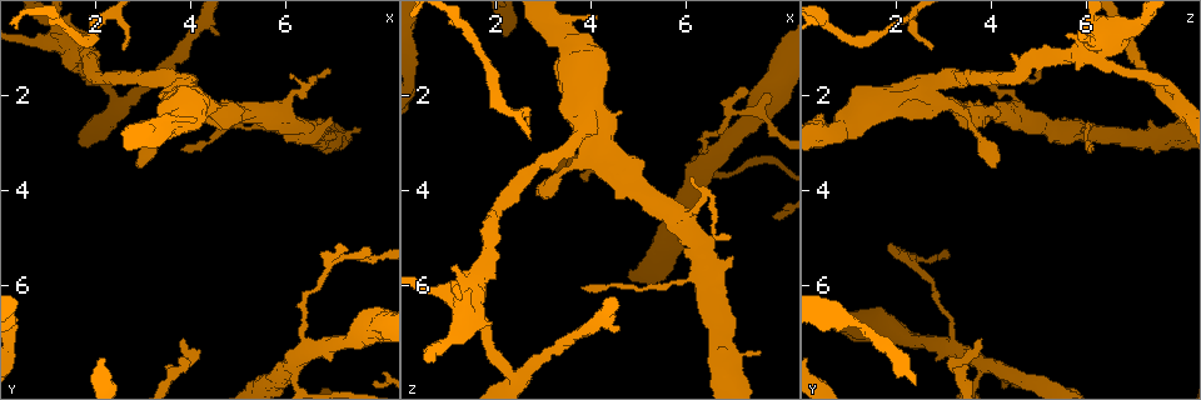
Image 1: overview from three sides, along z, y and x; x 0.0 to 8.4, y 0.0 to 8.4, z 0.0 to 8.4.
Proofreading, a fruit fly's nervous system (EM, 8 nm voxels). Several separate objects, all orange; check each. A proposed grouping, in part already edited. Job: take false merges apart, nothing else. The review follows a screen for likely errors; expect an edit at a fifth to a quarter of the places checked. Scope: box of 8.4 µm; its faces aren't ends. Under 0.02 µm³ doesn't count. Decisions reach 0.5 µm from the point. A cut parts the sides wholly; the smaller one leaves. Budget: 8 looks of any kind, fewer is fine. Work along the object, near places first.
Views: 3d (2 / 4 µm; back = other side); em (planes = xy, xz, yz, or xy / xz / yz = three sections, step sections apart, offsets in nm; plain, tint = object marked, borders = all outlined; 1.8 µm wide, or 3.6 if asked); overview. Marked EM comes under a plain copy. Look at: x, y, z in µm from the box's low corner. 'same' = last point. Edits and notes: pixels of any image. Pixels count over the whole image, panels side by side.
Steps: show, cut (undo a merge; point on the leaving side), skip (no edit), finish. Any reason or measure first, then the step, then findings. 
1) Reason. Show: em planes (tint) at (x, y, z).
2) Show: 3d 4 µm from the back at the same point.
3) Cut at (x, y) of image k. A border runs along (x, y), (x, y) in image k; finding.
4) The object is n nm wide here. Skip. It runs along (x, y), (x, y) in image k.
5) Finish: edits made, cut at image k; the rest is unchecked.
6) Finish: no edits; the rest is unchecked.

Calibre changes. Show: em 3.6 µm xy step 4 (tint) at (3.90, 1.95, 2.55).

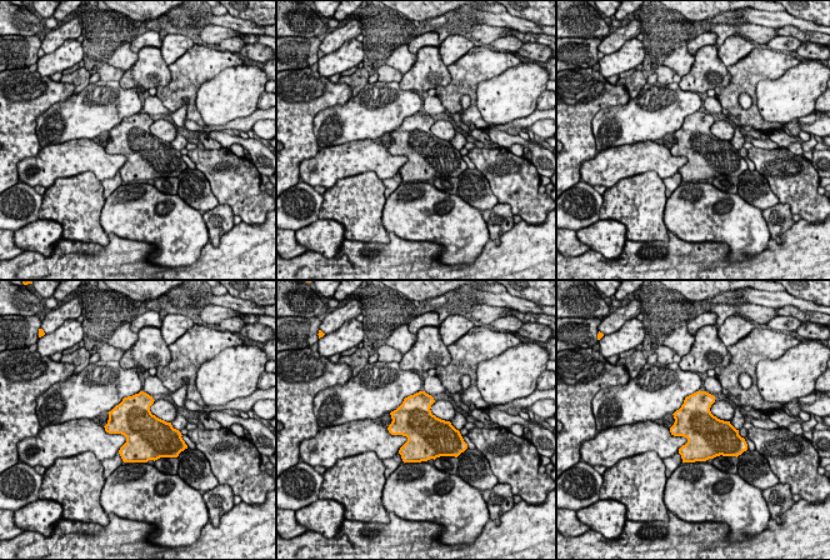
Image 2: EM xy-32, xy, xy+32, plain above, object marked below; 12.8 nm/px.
Another direction. Show: em 3.6 µm planes (tint) at the same point.

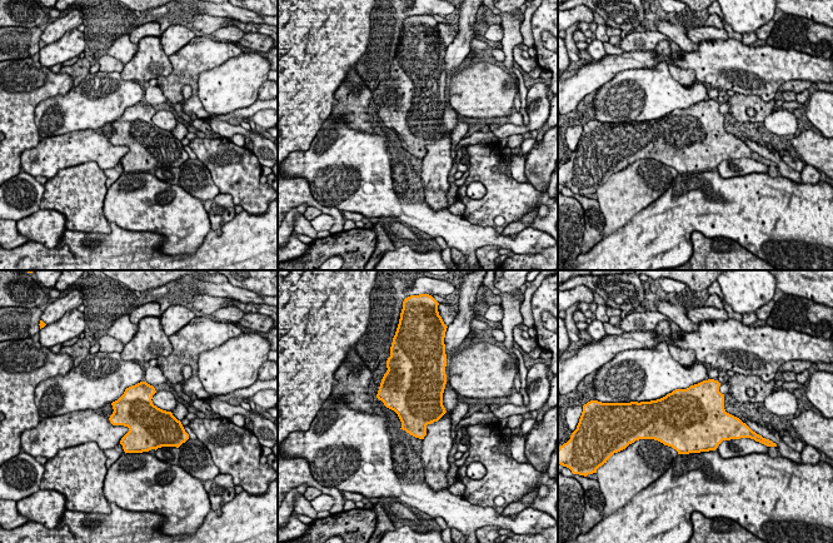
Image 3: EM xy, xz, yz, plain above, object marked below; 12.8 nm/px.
Skip. Continuous, no second neuron.

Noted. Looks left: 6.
Abrupt turn. Show: em 3.6 µm planes (tint) at (1.45, 1.00, 6.30).

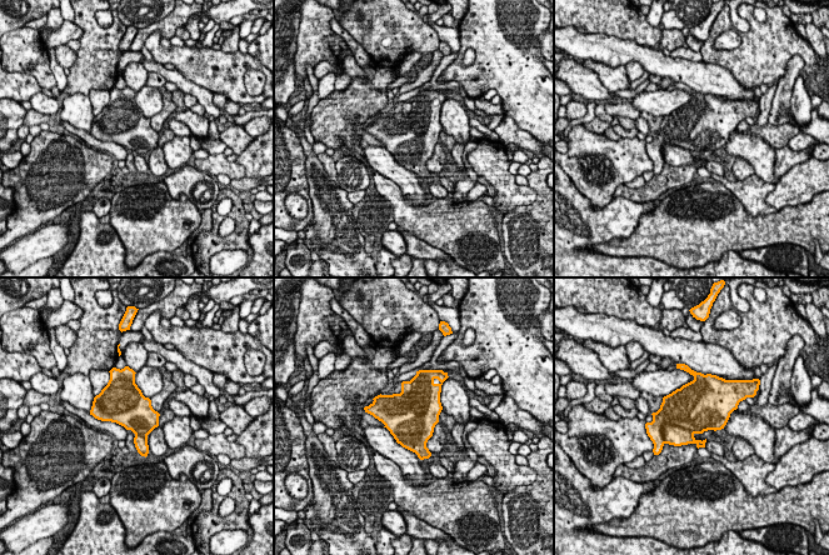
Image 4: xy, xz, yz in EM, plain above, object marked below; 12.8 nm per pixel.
The object is 500 nm wide here. Cut at (674, 435) of image 4. A border runs along (662, 426), (674, 424), (693, 434) in image 4; two neurons meet here.

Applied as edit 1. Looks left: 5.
Show: overview.

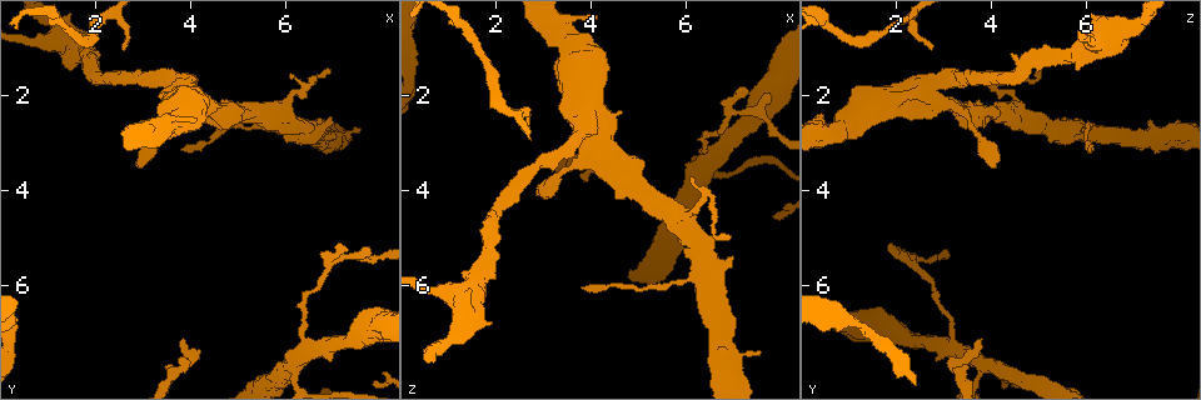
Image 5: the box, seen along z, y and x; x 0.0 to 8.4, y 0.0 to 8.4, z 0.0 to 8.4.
Thick turns thin. Show: 3d 2 µm at (3.20, 3.00, 3.90).

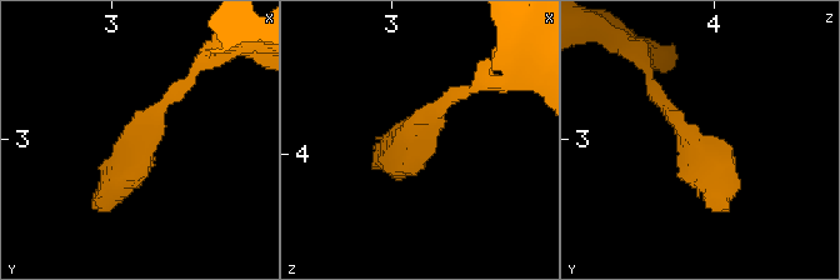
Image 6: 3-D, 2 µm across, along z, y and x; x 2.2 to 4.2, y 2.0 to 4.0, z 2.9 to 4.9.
Show: em planes (tint) at (3.18, 3.04, 3.86).

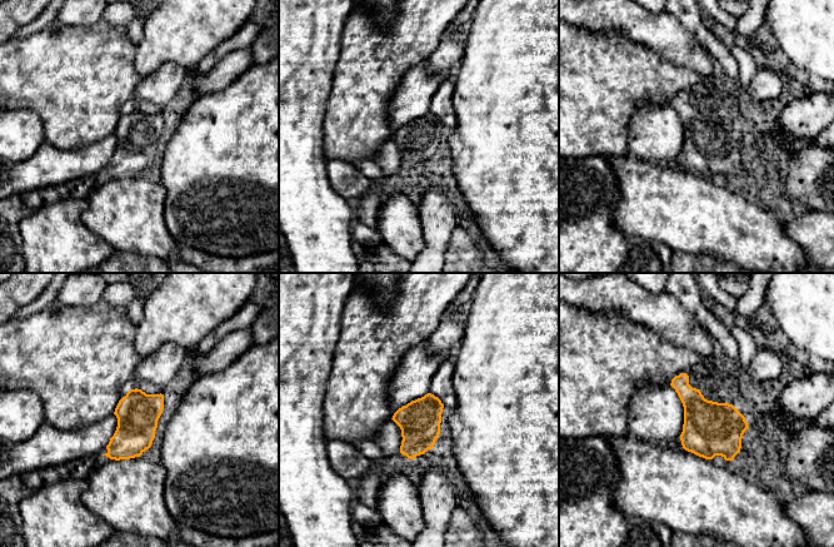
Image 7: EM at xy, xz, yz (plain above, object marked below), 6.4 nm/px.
The object is 260 nm wide here. Skip. One neuron here.

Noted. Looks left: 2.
Finish: edits made, cut at image 4; the rest is unchecked.

